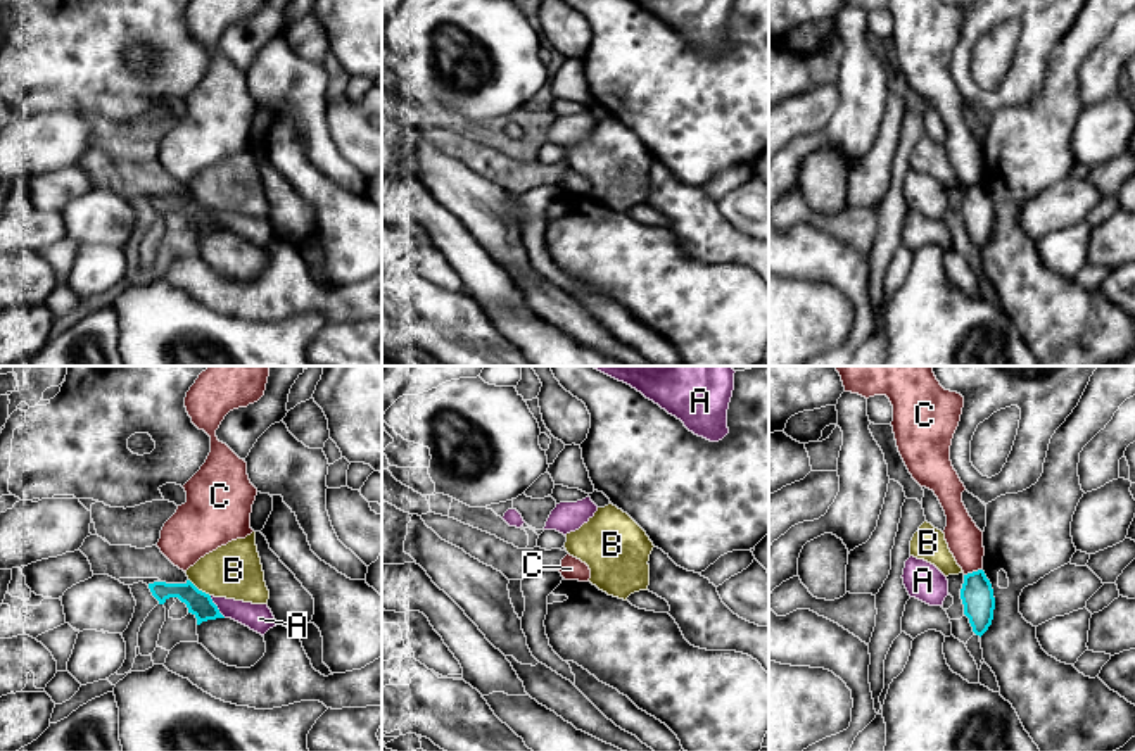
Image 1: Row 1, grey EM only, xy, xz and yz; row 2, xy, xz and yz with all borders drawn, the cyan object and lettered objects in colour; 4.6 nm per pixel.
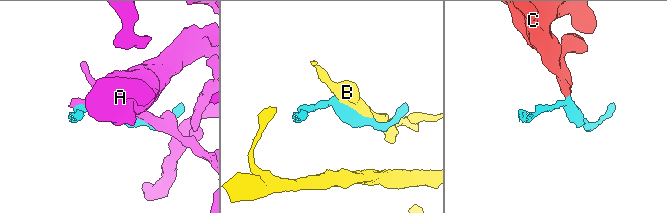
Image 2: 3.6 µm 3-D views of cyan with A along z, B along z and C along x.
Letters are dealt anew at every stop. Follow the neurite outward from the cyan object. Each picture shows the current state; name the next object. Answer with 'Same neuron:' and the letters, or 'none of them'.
Same neuron: none of them

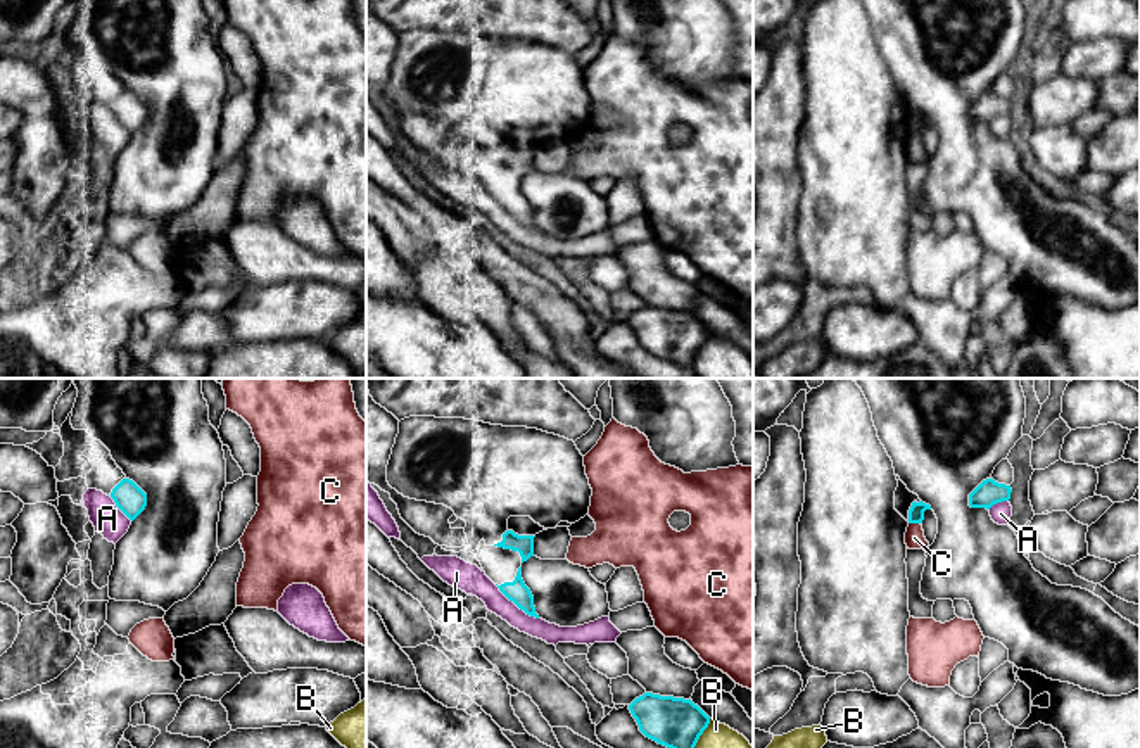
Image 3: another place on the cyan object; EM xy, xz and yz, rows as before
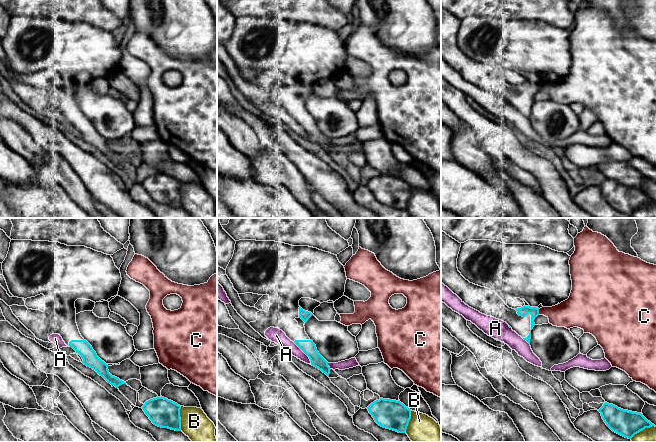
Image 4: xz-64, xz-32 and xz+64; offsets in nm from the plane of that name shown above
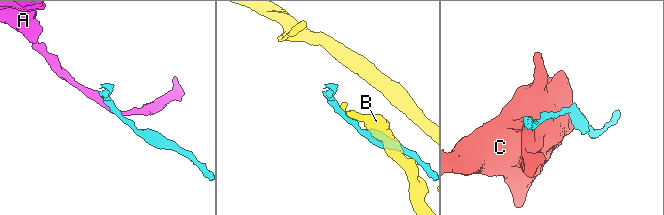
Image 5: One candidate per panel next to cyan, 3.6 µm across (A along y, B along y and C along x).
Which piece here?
Same neuron: none of them

